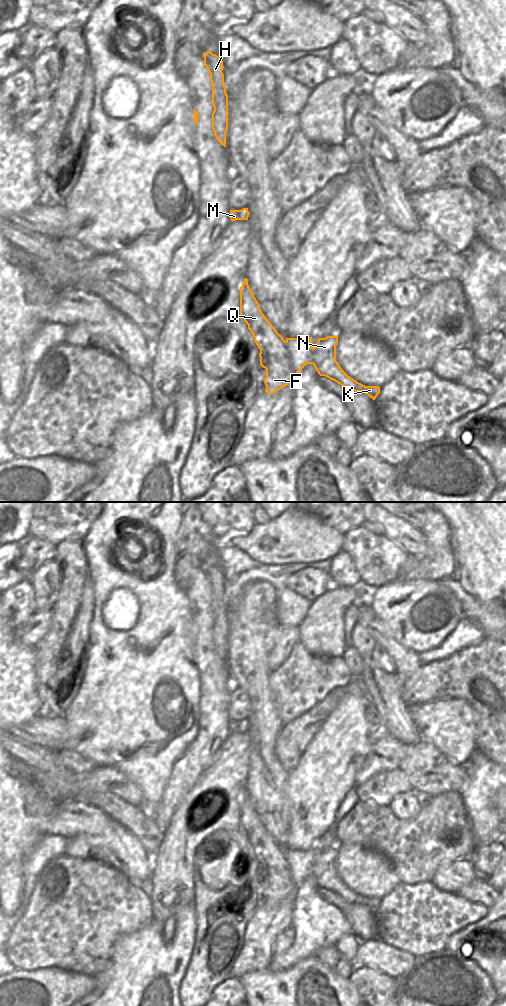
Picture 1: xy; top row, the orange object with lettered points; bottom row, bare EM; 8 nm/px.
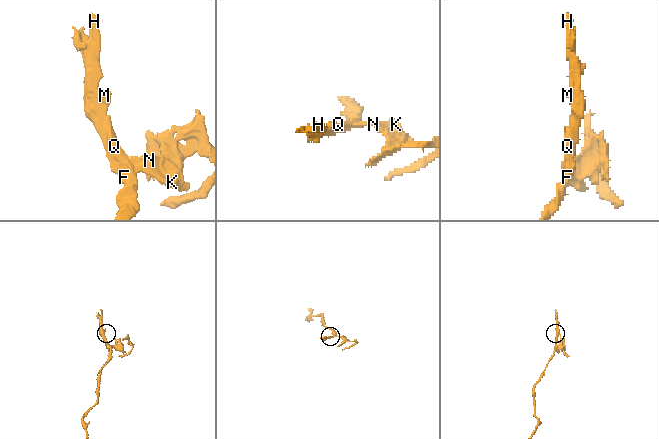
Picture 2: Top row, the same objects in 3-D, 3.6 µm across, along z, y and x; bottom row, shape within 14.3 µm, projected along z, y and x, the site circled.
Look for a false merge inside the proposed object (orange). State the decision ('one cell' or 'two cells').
two cells

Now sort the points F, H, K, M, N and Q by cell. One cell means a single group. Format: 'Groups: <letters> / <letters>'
Groups: F H M Q / K N.

